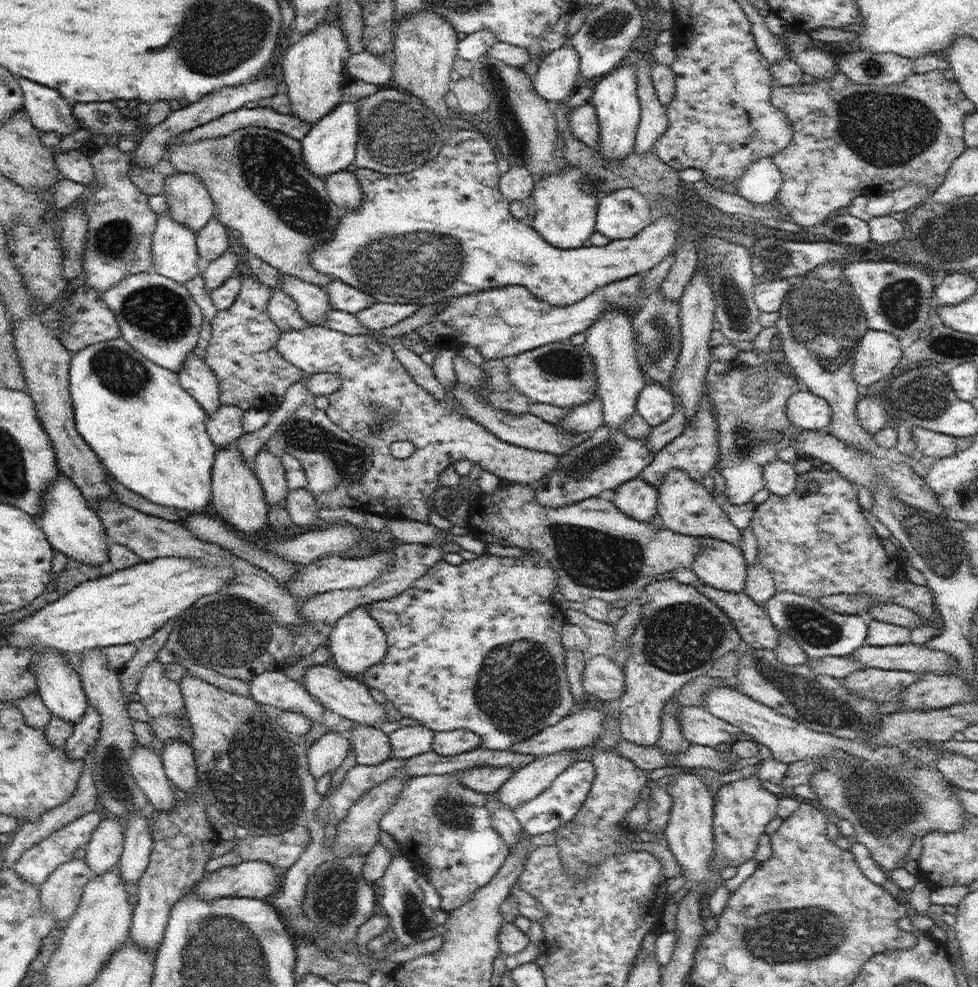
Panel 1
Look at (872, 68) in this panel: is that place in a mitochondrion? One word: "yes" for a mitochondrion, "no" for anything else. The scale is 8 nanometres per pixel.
yes

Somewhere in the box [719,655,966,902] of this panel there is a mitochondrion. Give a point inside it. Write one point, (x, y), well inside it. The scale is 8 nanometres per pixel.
(883, 795)

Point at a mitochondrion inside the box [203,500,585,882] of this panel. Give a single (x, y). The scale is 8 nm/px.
(517, 688)

